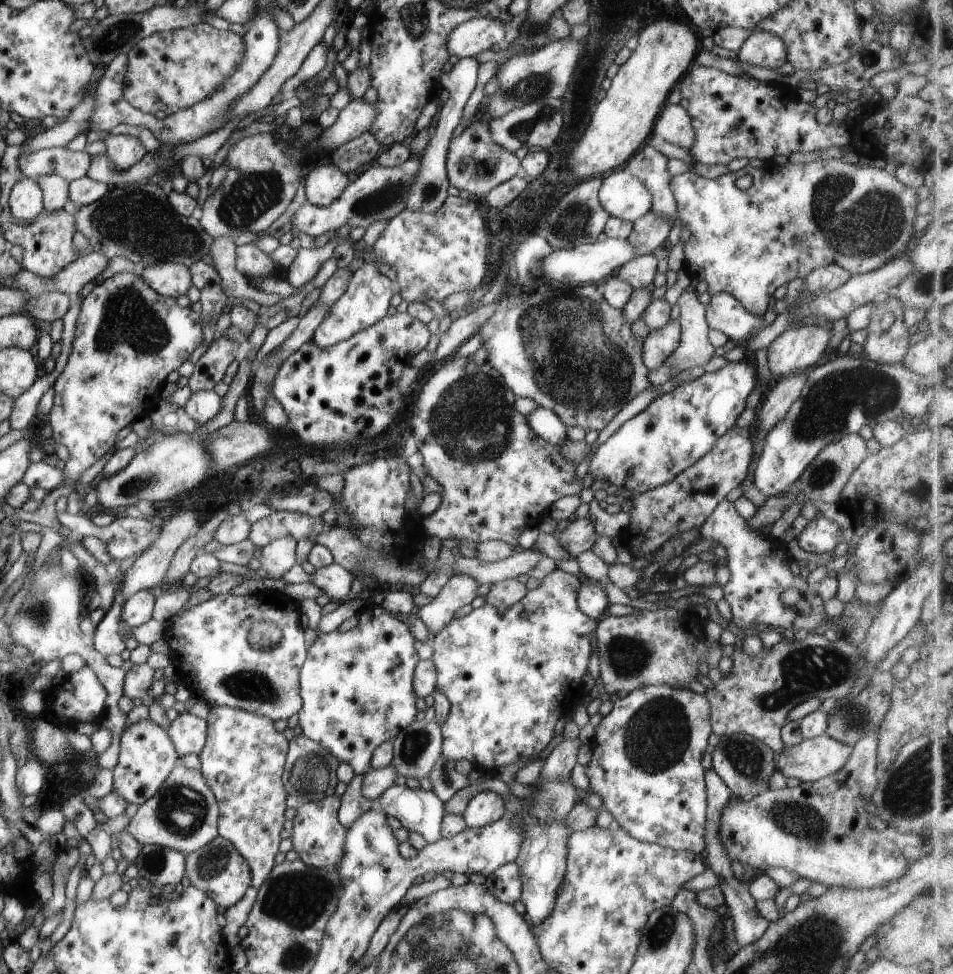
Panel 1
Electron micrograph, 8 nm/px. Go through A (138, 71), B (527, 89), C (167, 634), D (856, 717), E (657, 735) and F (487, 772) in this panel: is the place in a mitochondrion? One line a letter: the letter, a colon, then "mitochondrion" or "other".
A: other
B: mitochondrion
C: other
D: mitochondrion
E: mitochondrion
F: other

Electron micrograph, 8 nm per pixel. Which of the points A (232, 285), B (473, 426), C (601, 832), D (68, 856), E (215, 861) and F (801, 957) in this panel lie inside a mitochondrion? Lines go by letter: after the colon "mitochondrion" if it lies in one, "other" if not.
A: other
B: mitochondrion
C: other
D: other
E: mitochondrion
F: mitochondrion

